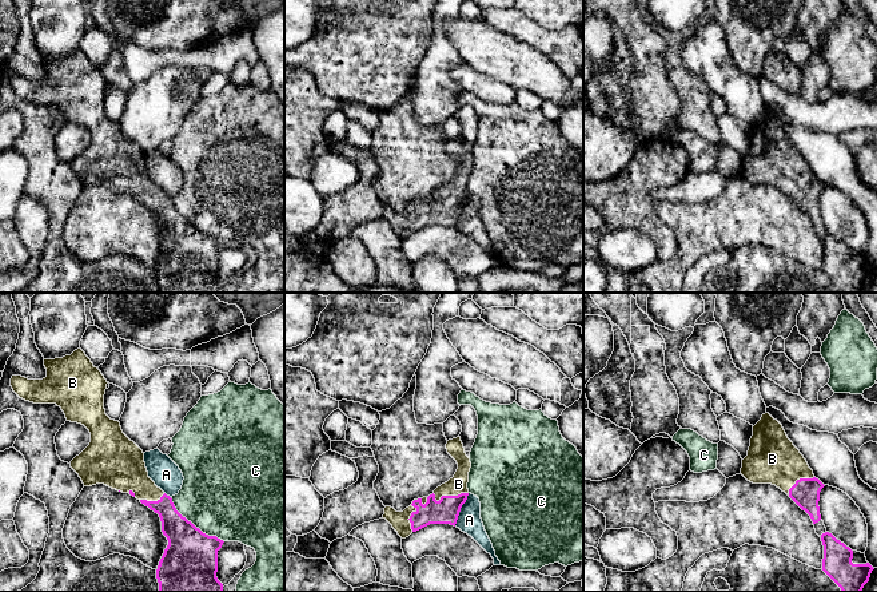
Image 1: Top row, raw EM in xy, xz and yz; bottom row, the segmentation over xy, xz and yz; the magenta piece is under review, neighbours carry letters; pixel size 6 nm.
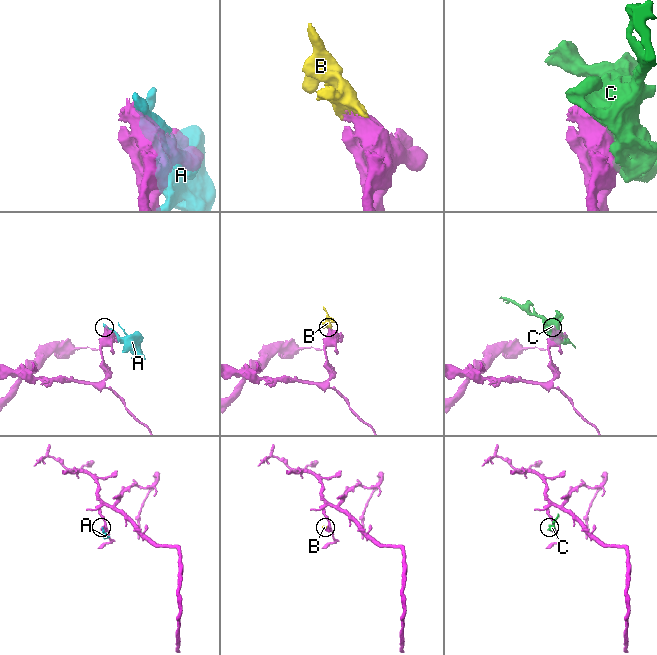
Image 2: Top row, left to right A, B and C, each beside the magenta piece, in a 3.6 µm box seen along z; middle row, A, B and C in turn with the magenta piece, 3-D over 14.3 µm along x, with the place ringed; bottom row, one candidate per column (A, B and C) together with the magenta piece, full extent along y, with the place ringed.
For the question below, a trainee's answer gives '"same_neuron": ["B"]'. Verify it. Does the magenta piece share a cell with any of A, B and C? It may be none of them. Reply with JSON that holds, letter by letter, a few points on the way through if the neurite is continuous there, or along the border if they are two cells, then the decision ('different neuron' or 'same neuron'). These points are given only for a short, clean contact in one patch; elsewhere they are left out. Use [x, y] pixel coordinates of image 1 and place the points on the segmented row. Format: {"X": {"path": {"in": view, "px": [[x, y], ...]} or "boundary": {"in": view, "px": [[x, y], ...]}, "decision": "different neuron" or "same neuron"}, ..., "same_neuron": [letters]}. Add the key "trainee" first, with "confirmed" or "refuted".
{"trainee": "confirmed", "A": {"decision": "different neuron"}, "B": {"decision": "same neuron"}, "C": {"decision": "different neuron"}, "same_neuron": ["B"]}

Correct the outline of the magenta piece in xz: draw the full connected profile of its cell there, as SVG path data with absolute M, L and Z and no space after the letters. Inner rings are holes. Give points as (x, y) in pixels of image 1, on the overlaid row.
M461 437L449 440L447 453L457 461L458 469L453 478L438 486L428 497L414 500L403 512L384 508L386 519L402 539L408 537L430 524L457 524L462 505L469 496L467 482L471 468Z

